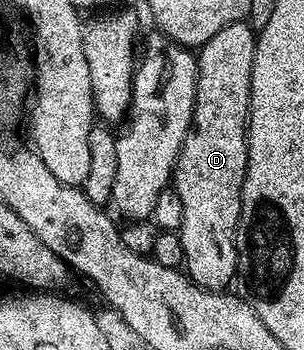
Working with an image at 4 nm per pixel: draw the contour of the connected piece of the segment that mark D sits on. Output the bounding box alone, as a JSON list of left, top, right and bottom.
[171,21,257,291]

